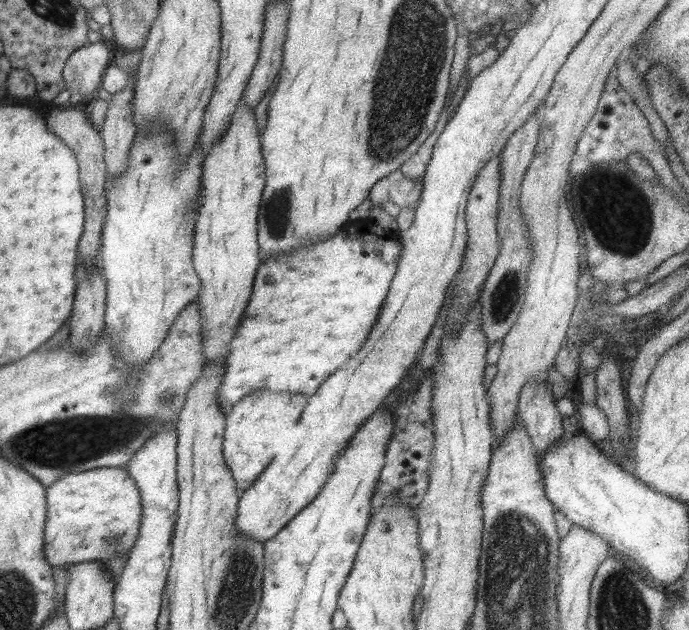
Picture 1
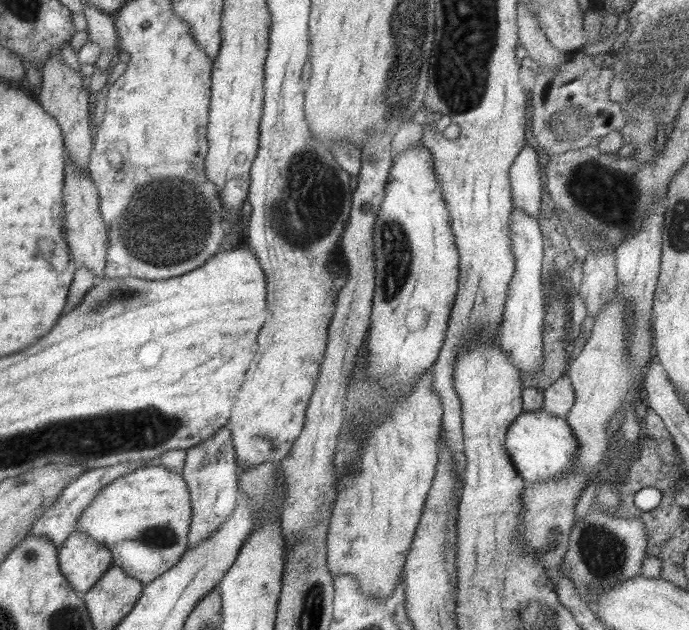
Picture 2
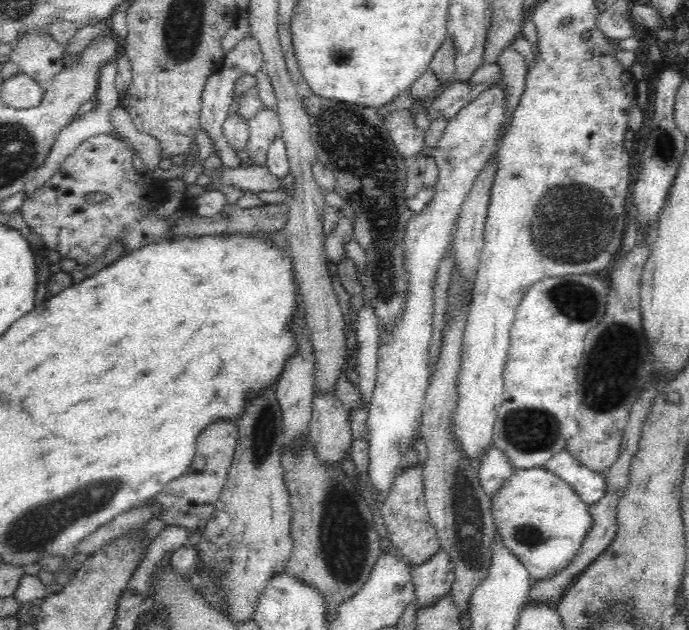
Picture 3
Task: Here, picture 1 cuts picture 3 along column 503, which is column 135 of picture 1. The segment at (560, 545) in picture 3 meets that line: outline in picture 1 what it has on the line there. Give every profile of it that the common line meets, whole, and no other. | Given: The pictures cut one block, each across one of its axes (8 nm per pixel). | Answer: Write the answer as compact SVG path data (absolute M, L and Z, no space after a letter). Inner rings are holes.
M124 467L93 468L78 473L67 473L45 487L47 504L43 529L43 554L53 568L73 563L111 559L117 553L129 554L137 535L141 496Z

